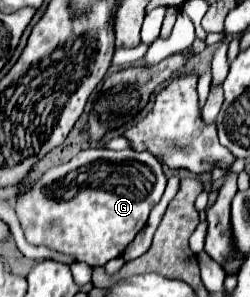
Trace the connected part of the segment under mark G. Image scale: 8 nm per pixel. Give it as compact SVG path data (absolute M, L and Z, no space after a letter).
M88 148L88 150L82 150L78 156L74 156L68 164L60 164L52 170L48 170L40 180L38 184L24 196L18 198L16 202L16 214L18 214L18 220L22 224L22 230L26 234L26 240L34 246L46 246L50 250L56 250L56 252L62 252L62 254L70 254L74 256L78 262L86 262L88 266L104 266L106 262L114 260L114 258L120 258L122 252L126 250L126 246L134 240L134 236L144 228L146 220L148 220L148 214L150 210L160 202L162 194L164 194L164 188L166 188L166 176L164 176L164 168L162 164L158 164L158 160L154 160L154 156L150 156L148 152L134 152L134 150L120 150L120 152L114 152L114 150L102 150L102 148Z

